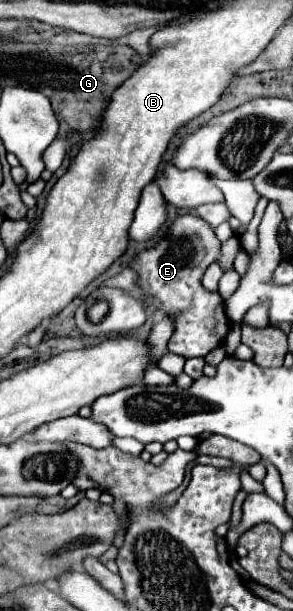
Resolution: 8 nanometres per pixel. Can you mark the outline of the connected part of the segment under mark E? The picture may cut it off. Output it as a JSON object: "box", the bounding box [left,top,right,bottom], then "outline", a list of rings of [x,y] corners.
{"box":[129,214,231,358],"outline":[[[183,214],[169,224],[169,230],[161,242],[153,248],[141,250],[129,264],[129,268],[137,272],[137,286],[143,292],[141,300],[145,306],[157,300],[163,314],[173,320],[175,332],[169,340],[169,352],[183,358],[207,356],[213,348],[221,346],[231,328],[231,320],[227,320],[223,308],[225,302],[219,292],[207,292],[201,286],[201,276],[207,266],[219,258],[219,252],[221,242],[217,240],[213,228],[197,214]]]}

